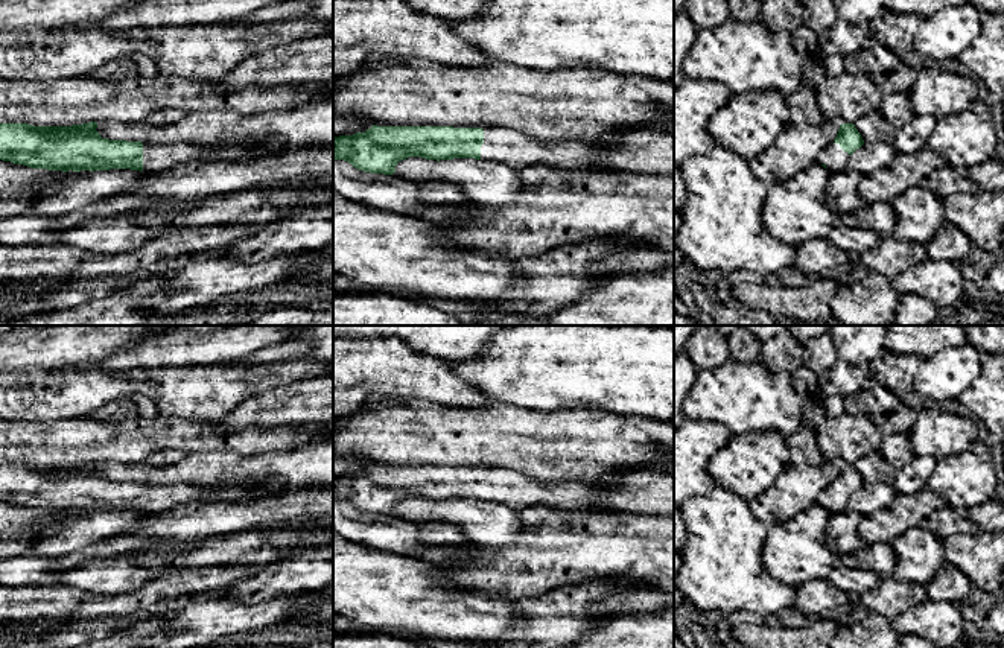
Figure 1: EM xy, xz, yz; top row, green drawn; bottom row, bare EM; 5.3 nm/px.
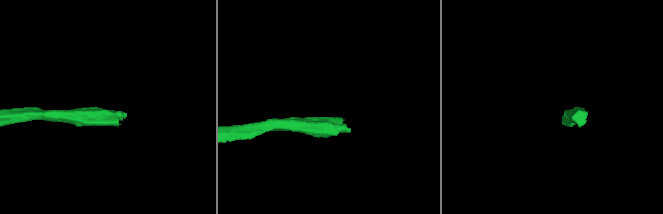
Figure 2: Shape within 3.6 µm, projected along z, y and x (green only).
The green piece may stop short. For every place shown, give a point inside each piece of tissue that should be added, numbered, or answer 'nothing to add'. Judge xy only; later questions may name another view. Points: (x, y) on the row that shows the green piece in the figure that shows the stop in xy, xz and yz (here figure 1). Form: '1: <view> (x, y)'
1: xy (157, 157)

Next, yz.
1: yz (834, 157)

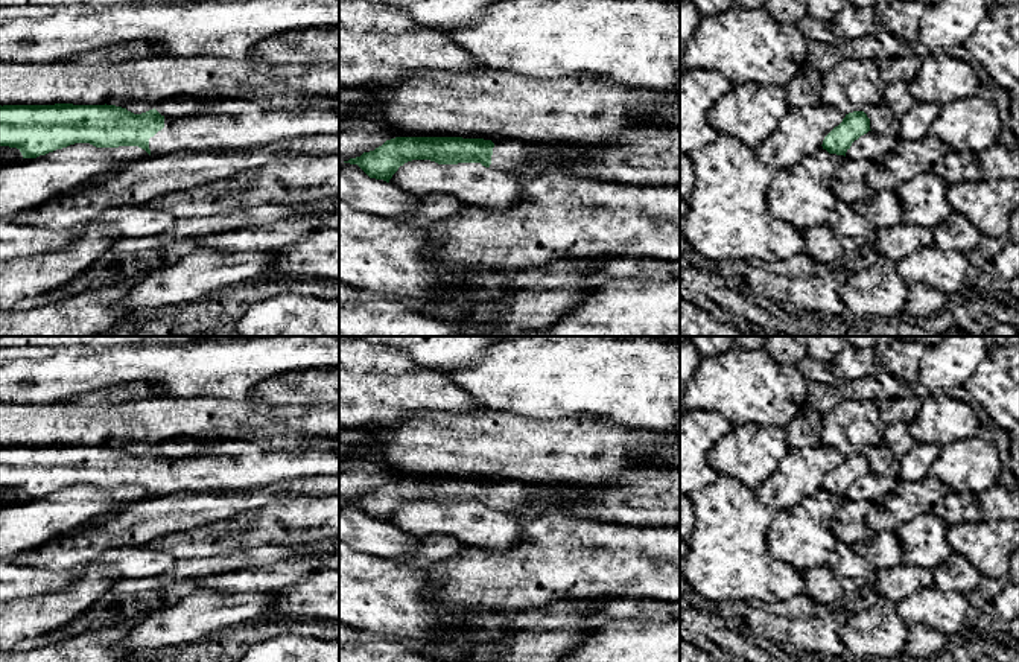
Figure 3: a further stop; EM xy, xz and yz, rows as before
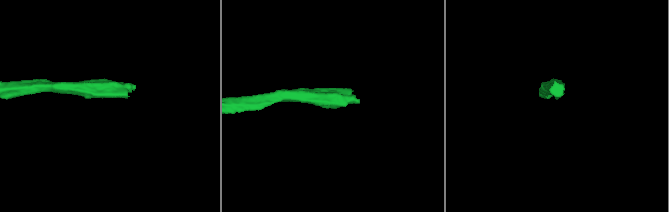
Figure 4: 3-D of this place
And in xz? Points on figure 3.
1: xz (511, 155)

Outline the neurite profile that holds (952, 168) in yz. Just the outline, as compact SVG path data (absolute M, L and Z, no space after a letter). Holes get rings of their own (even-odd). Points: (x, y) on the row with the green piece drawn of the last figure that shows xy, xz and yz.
M949 151L944 157L934 163L931 172L940 177L948 186L958 181L981 181L986 173L975 155L958 154Z

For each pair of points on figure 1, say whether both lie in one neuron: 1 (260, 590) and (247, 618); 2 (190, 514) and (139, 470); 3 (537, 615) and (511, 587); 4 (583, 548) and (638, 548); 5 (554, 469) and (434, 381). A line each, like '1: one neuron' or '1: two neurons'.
1: two neurons
2: two neurons
3: two neurons
4: one neuron
5: two neurons

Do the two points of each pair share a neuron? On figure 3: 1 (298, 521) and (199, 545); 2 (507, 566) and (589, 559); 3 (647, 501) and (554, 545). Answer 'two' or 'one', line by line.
1: one
2: one
3: two

